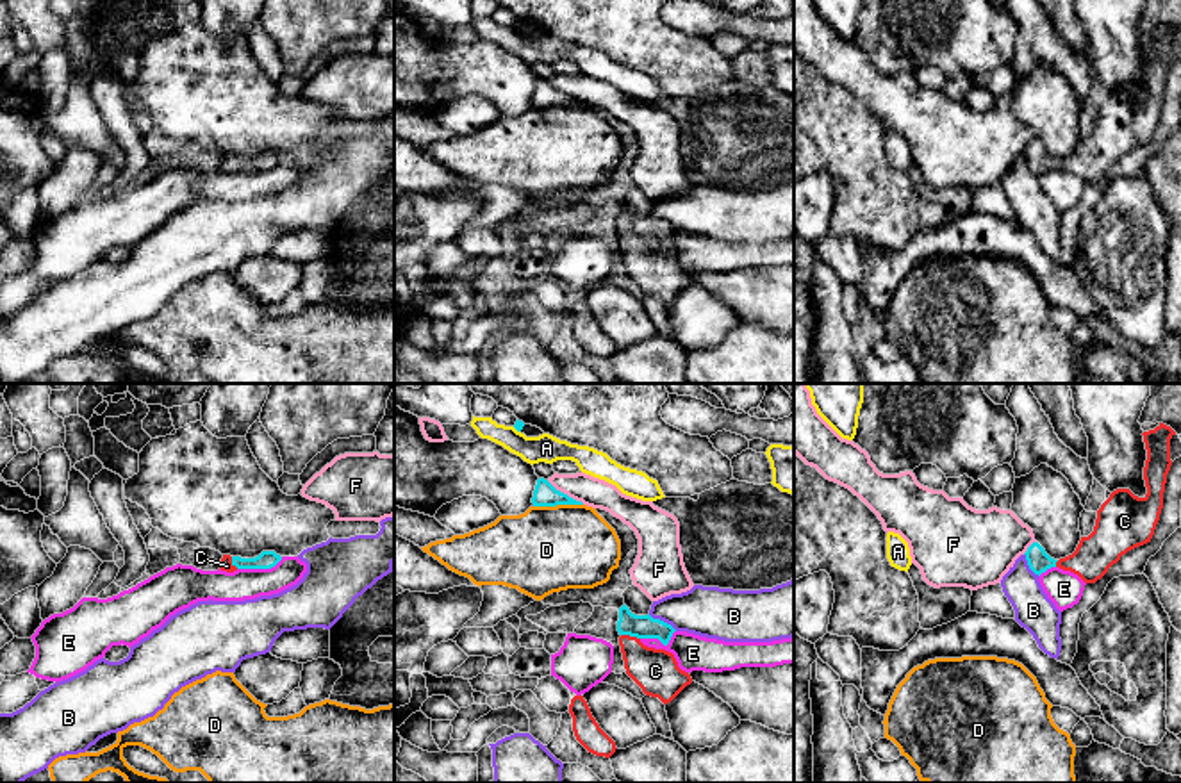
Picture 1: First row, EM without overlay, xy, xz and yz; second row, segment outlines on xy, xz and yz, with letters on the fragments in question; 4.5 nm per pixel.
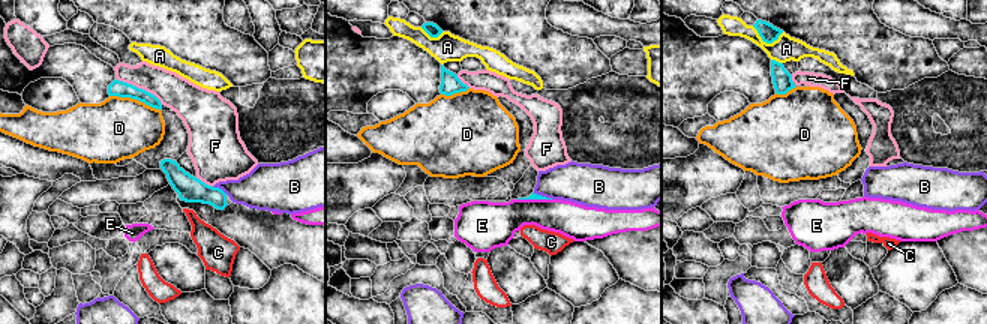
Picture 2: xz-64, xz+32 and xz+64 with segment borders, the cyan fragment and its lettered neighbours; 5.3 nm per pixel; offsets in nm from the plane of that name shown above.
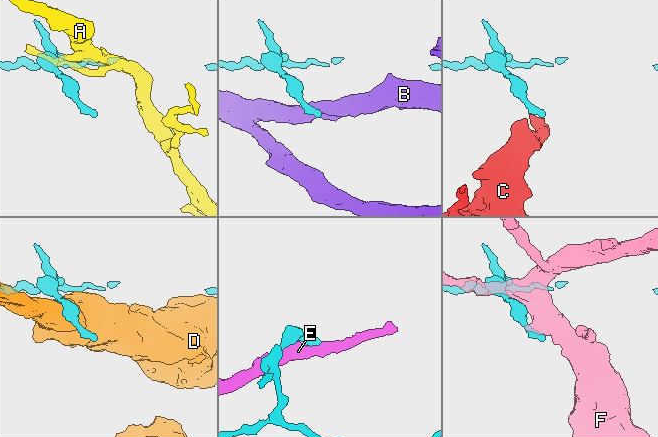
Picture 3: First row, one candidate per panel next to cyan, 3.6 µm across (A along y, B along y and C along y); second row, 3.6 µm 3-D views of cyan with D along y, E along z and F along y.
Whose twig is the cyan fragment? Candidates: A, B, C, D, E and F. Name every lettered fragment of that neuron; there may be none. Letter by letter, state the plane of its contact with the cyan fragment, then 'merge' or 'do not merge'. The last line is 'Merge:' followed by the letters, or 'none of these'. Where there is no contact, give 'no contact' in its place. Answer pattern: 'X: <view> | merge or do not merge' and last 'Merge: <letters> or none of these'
A: xz | do not merge
B: xz | do not merge
C: xz | merge
D: xz | do not merge
E: xy | do not merge
F: xz | do not merge
Merge: C

